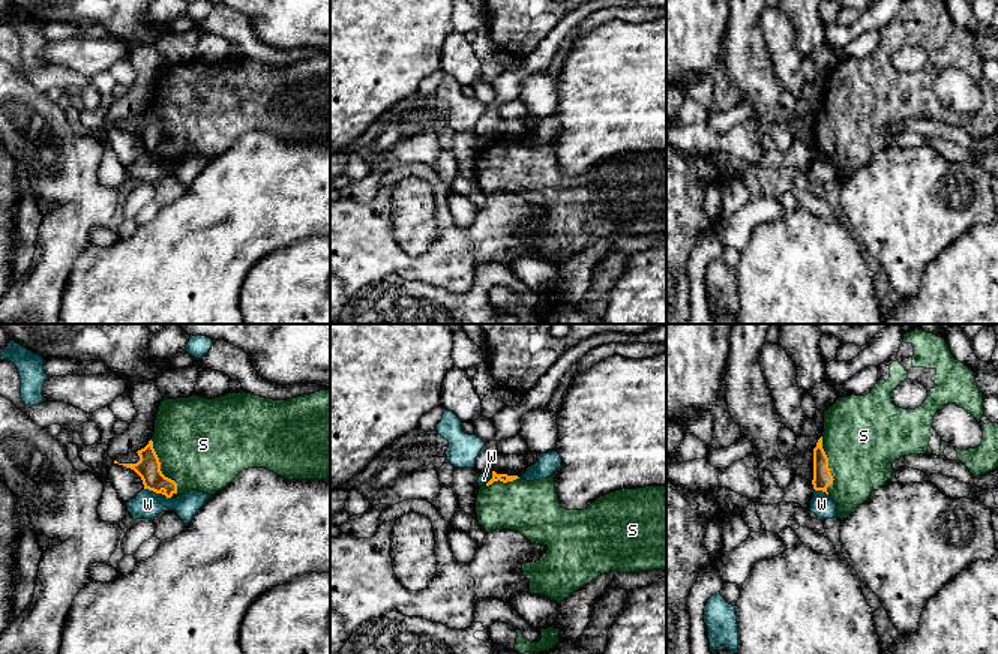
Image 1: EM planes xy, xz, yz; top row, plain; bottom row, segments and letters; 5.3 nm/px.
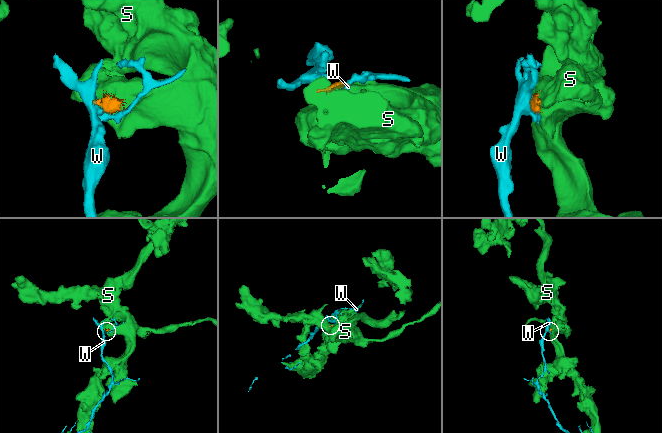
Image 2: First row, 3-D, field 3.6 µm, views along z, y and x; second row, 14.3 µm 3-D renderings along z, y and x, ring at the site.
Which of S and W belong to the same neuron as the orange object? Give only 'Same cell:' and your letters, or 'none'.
Same cell: S

